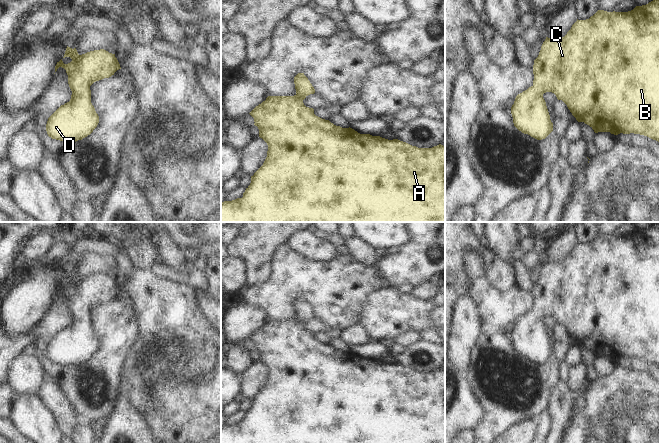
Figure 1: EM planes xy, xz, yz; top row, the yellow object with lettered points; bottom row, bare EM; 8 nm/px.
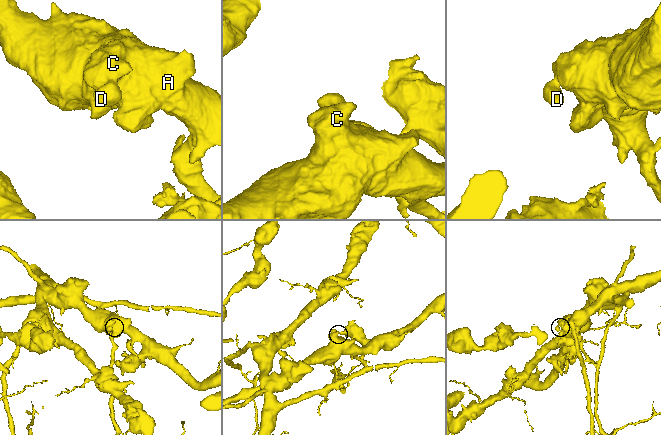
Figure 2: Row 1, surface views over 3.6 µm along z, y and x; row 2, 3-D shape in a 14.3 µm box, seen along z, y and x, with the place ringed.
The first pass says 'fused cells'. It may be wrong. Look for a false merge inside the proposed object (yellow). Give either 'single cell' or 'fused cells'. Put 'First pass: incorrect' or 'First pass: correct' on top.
First pass: incorrect
single cell

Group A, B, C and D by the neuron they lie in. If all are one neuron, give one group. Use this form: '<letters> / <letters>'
A B C D

